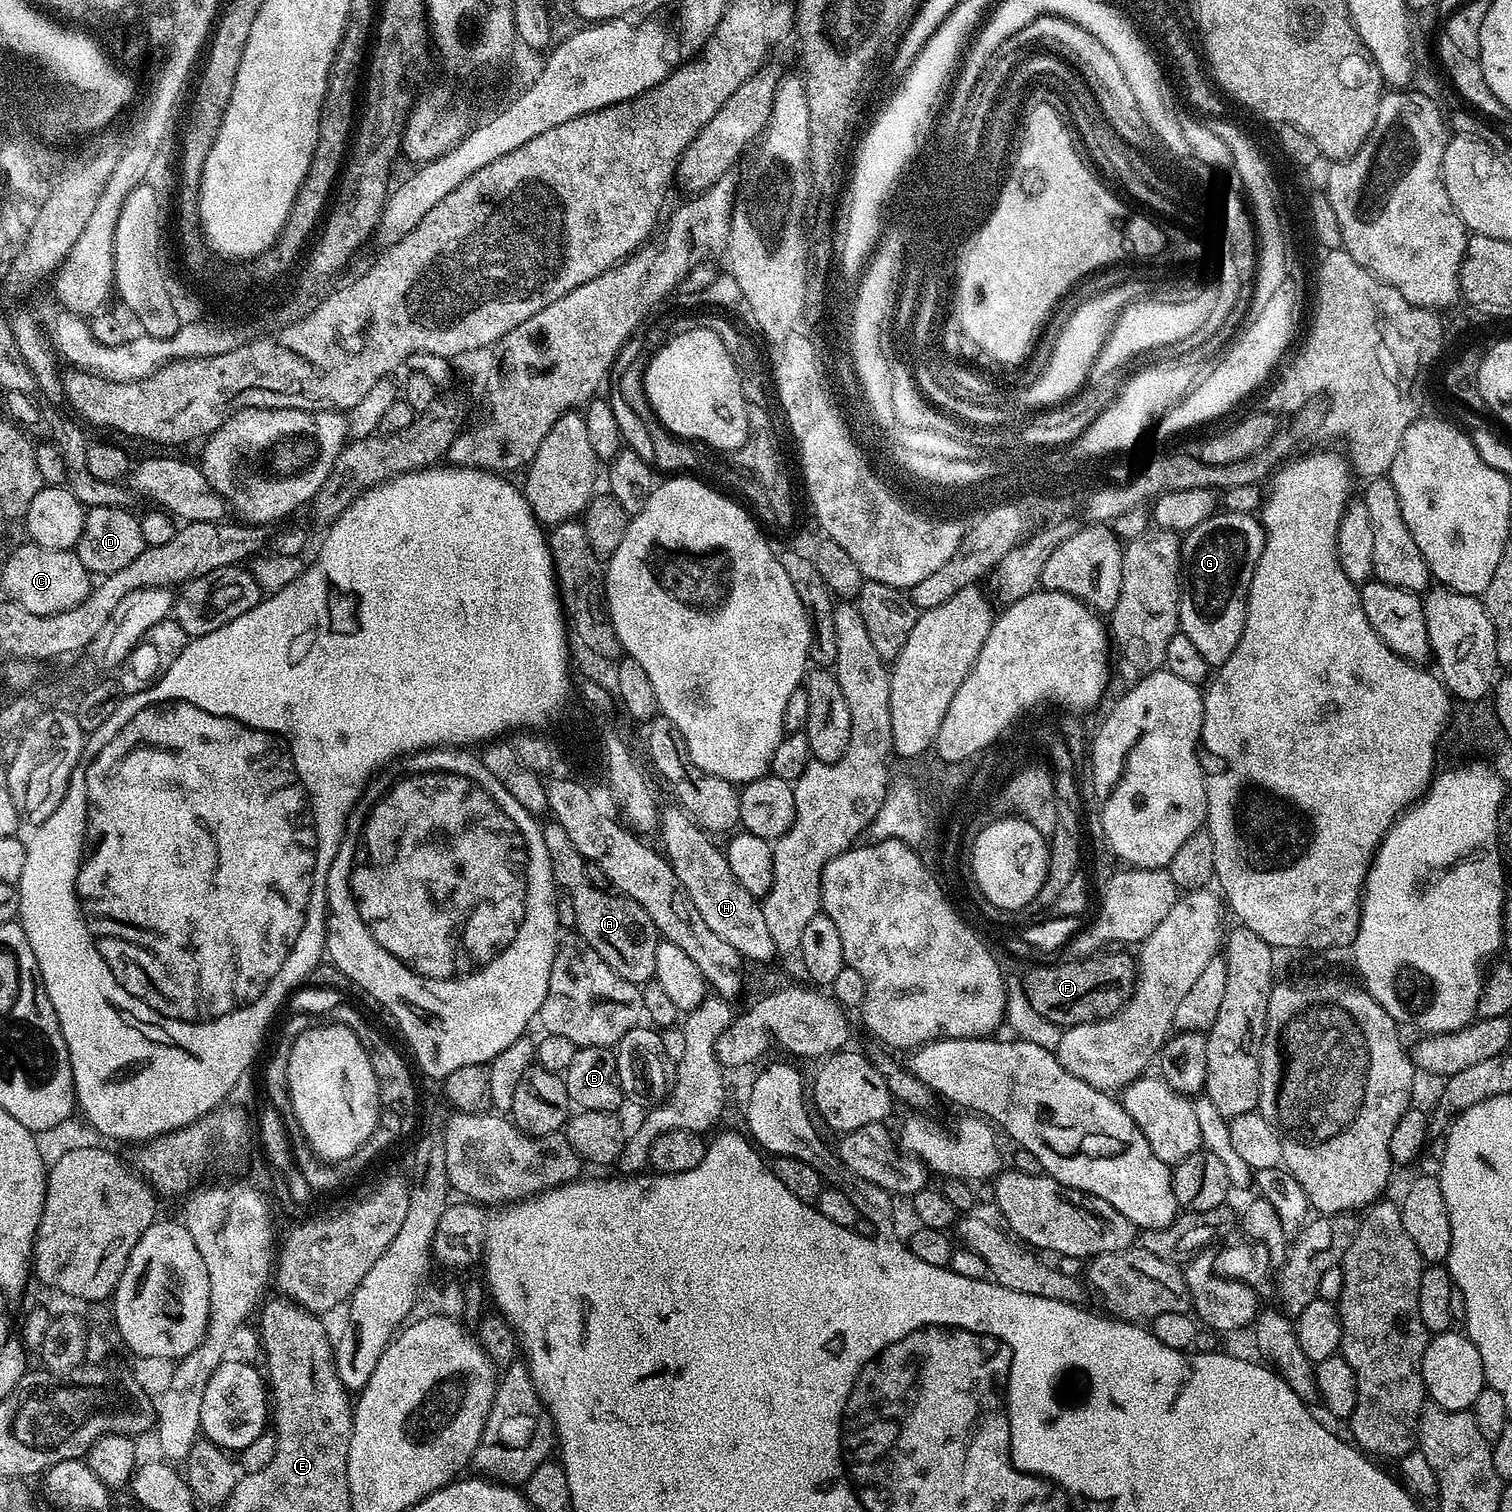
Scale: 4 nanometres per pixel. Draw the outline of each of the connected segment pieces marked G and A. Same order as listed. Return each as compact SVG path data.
M1220 510L1194 530L1183 533L1180 631L1194 642L1210 666L1224 664L1242 638L1250 582L1263 549L1264 525L1251 512Z
M548 818L540 829L542 842L546 842L546 854L550 858L550 870L553 881L563 891L570 894L574 902L575 931L579 939L584 940L618 974L618 978L626 978L626 982L643 986L656 975L654 970L654 954L658 954L661 937L654 922L638 902L627 898L617 898L611 891L596 888L586 878L586 861L578 854L574 841L562 830L556 820Z

